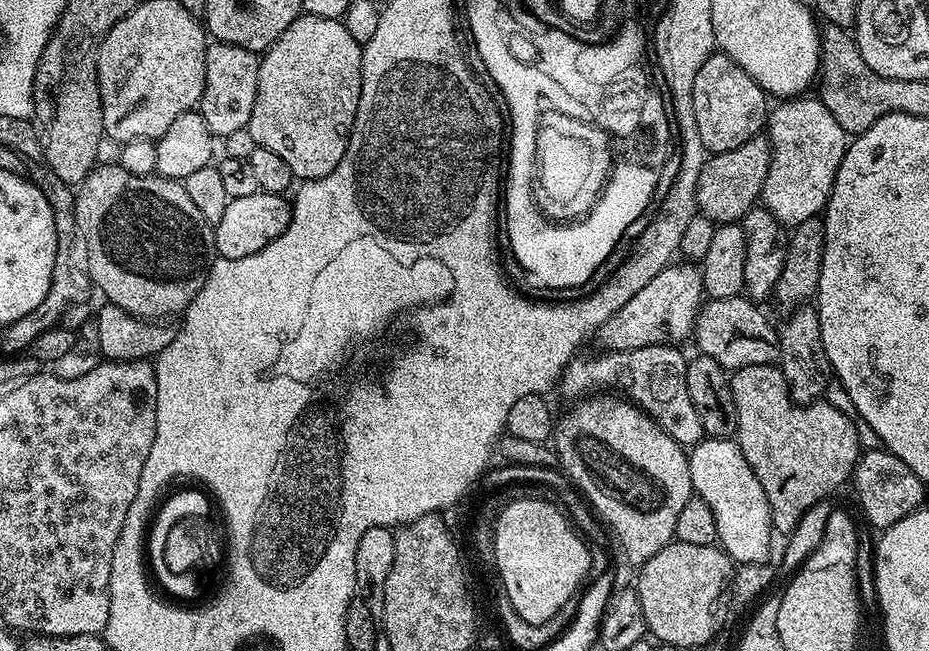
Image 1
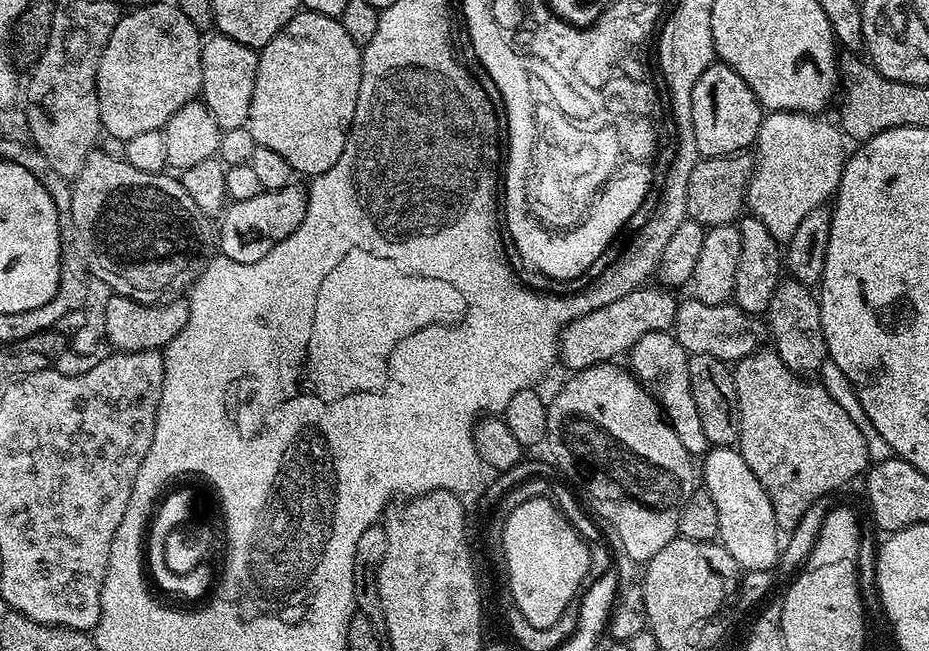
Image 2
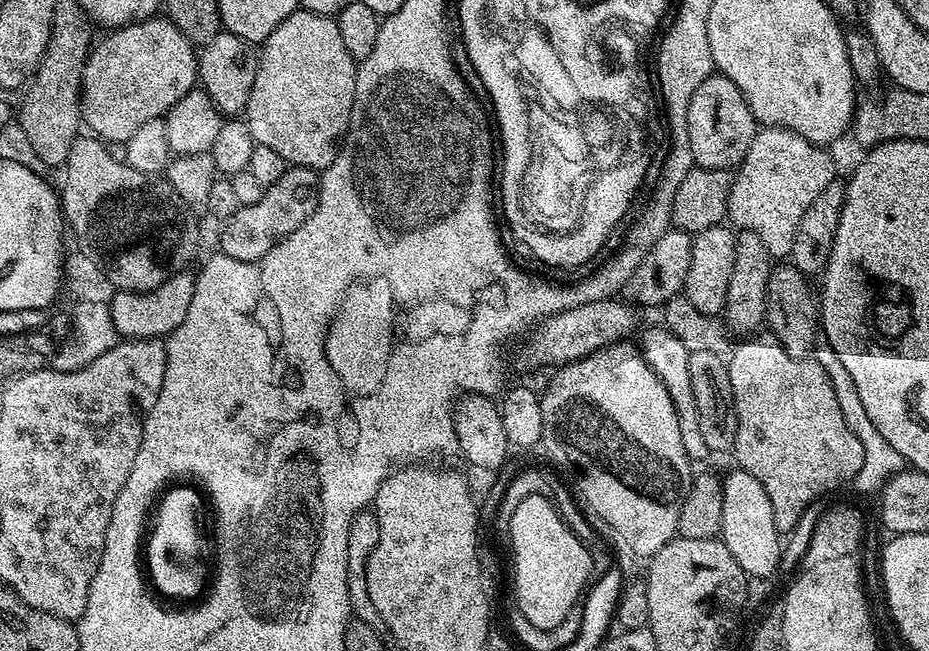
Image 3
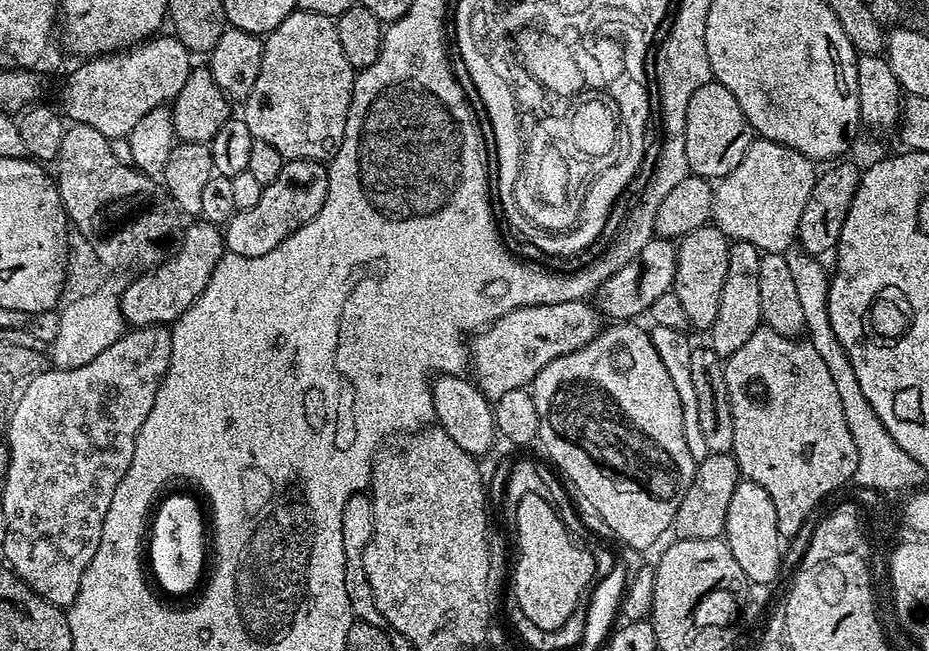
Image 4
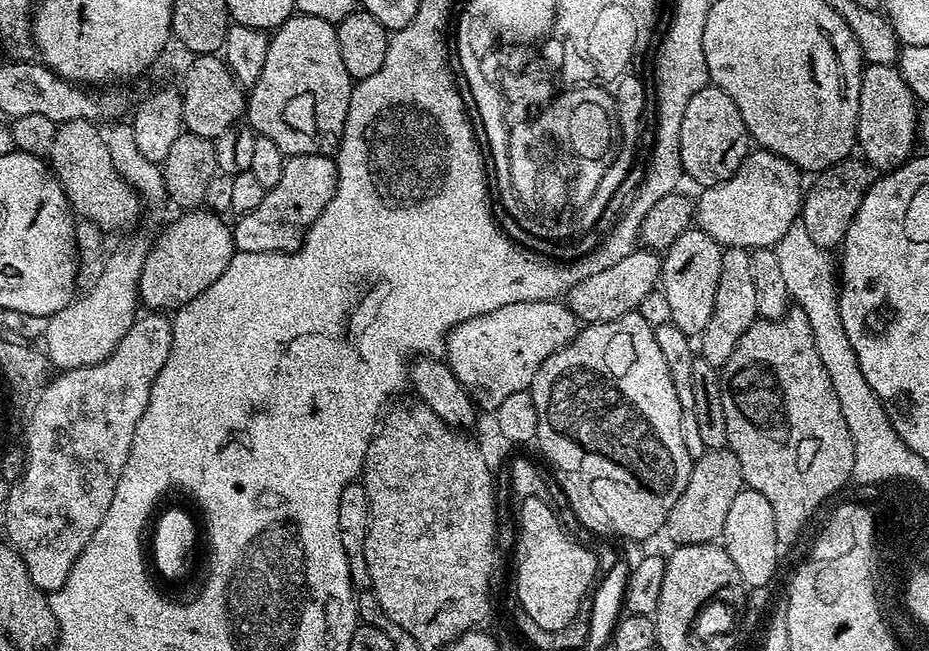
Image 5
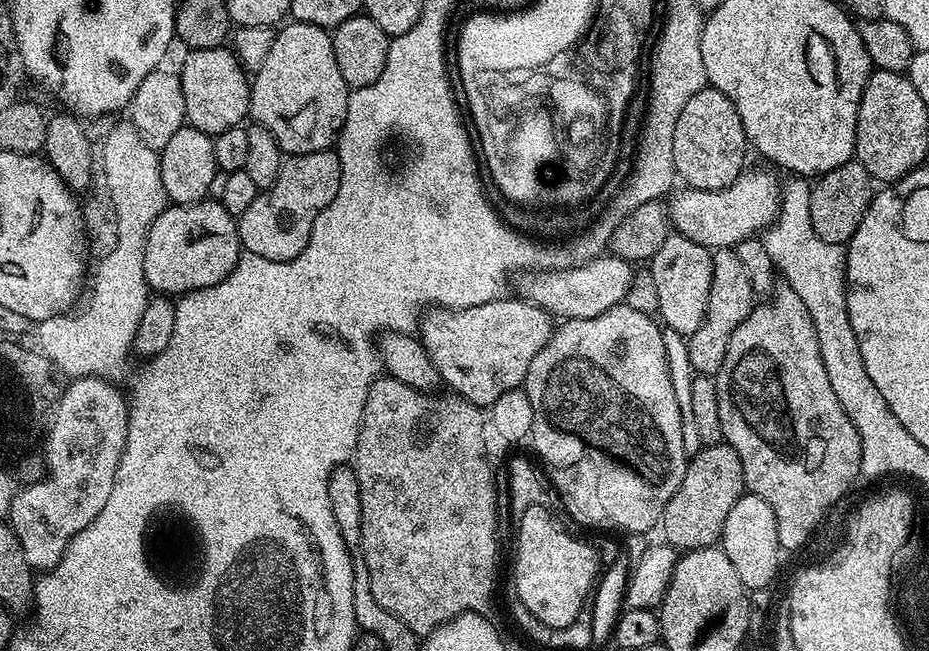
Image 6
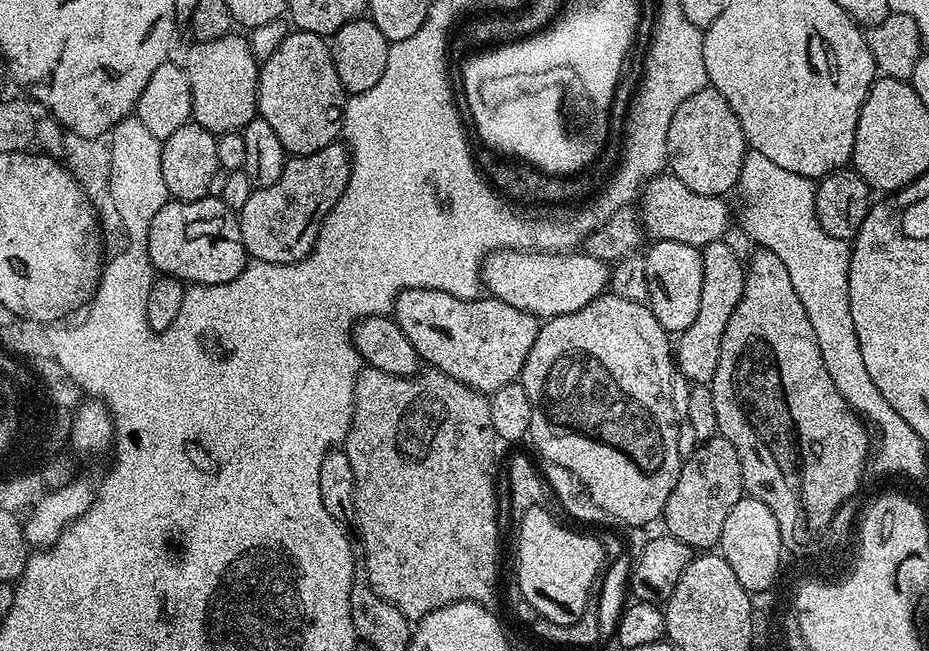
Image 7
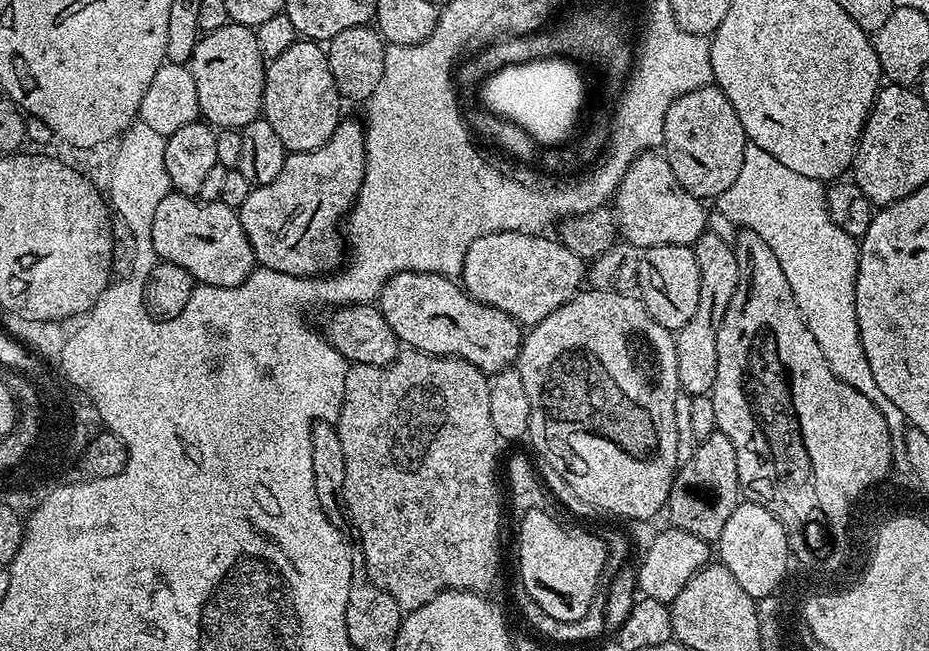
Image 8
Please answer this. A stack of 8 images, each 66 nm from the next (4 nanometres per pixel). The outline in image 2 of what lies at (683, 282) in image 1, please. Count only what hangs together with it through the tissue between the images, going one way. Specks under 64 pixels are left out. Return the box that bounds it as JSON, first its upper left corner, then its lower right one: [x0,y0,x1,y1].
[558,286,677,373]

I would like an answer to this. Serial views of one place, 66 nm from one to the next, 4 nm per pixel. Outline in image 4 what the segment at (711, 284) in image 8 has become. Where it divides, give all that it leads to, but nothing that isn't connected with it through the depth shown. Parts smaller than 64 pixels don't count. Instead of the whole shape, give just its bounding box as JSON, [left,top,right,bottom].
[710,240,762,358]

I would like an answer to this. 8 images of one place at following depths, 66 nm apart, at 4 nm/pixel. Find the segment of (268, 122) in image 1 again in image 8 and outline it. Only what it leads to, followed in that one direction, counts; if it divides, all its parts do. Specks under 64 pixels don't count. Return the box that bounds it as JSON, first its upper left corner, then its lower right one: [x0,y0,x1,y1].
[262,38,342,152]

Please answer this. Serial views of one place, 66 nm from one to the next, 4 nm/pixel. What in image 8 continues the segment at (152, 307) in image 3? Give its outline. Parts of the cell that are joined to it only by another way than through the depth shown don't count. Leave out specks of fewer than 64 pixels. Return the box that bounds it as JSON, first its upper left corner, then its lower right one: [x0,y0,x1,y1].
[152,190,256,286]

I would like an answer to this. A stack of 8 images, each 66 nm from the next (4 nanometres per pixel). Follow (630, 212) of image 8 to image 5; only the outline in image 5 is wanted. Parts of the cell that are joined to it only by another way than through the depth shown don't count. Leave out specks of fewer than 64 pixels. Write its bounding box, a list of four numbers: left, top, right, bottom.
[694,150,802,248]

